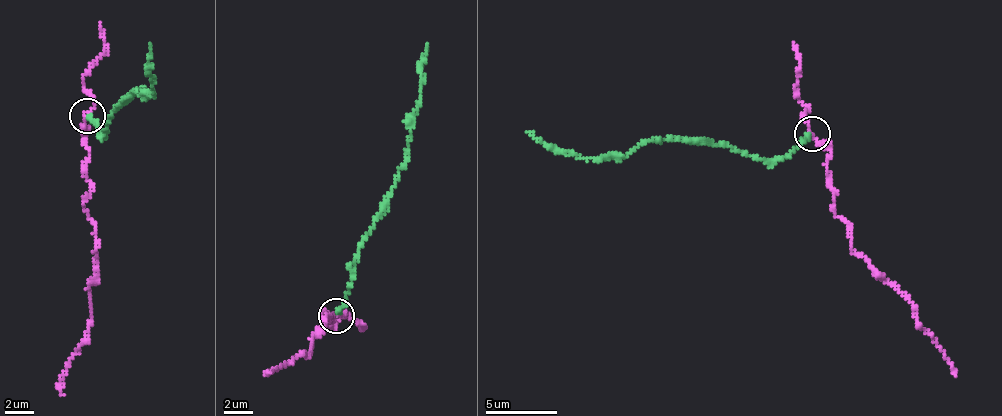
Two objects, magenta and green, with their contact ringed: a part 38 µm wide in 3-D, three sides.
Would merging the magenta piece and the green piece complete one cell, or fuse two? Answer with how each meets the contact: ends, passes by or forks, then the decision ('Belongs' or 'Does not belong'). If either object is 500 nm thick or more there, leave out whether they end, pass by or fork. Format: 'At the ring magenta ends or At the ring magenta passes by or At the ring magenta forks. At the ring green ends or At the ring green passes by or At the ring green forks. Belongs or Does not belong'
At the ring magenta passes by. At the ring green ends. Does not belong

